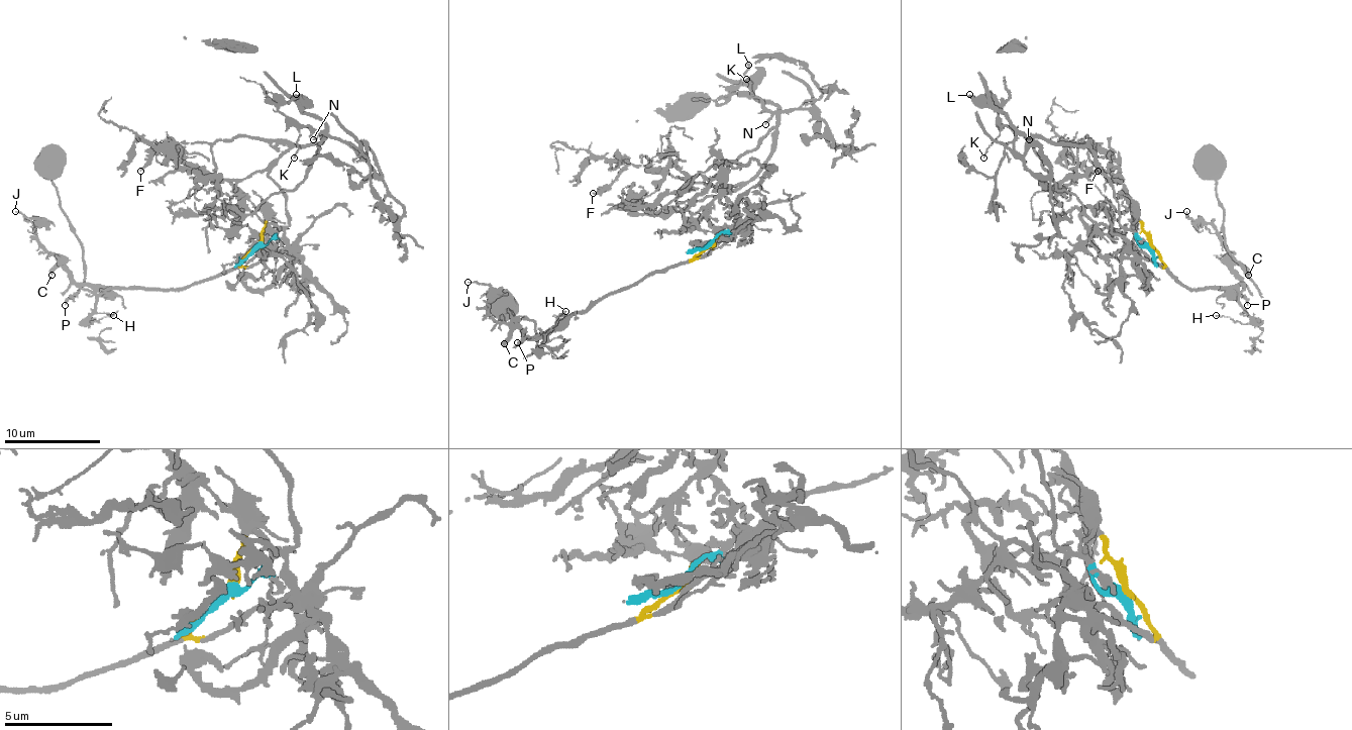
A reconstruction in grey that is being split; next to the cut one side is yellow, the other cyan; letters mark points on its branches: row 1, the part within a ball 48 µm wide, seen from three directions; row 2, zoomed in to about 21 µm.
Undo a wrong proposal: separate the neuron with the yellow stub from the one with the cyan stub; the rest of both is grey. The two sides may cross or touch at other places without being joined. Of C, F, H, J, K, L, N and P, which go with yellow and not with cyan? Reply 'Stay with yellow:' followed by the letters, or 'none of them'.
Stay with yellow: C, H, J, P

